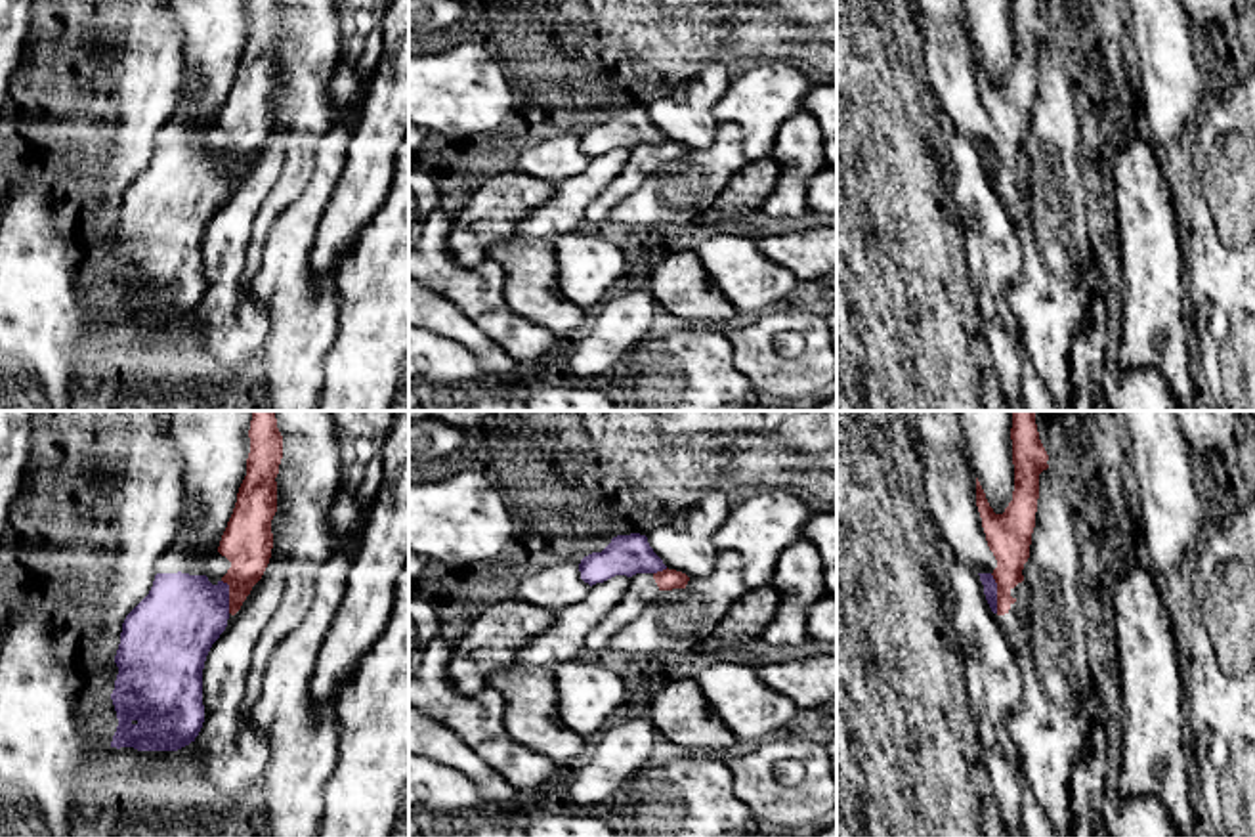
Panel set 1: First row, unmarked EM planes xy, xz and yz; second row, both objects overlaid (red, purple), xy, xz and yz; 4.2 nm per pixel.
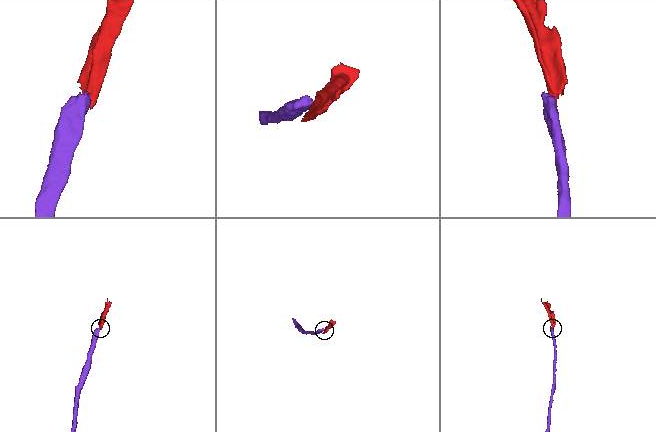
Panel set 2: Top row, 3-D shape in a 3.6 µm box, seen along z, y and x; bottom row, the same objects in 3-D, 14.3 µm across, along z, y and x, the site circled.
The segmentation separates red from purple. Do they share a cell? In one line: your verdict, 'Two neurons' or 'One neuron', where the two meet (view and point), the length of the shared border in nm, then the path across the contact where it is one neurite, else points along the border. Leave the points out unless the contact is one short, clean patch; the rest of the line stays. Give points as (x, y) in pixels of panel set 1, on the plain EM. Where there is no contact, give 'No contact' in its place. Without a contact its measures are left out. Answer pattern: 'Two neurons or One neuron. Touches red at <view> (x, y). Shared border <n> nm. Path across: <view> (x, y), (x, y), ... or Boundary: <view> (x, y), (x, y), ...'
Two neurons. Touches red at yz (998, 165). Shared border 170 nm

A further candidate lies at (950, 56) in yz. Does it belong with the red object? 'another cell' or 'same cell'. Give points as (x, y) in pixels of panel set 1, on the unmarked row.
another cell

